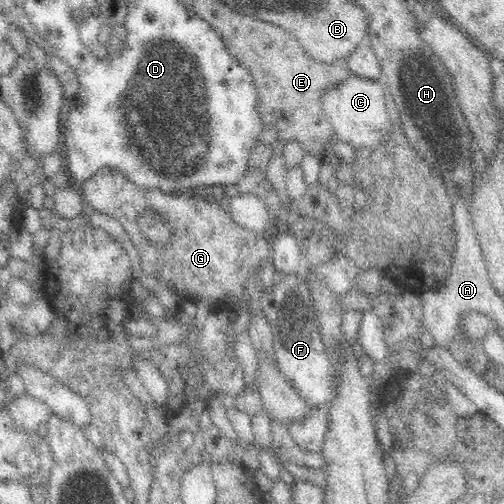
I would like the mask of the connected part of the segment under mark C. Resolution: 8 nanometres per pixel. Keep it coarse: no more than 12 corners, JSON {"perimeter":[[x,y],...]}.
{"perimeter":[[358,76],[322,94],[340,143],[369,149],[387,137],[378,82]]}

